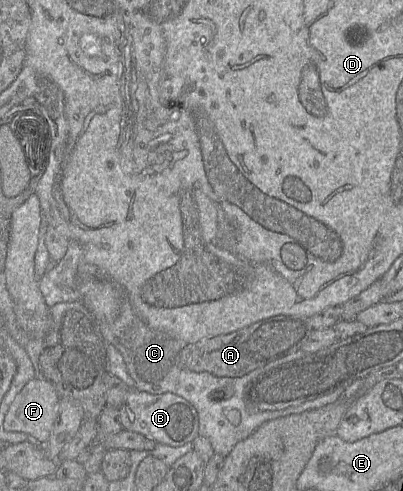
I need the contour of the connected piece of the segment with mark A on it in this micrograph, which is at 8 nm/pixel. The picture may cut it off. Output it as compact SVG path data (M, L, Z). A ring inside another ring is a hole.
M341 306L329 307L312 316L273 316L228 334L186 344L178 362L181 367L194 372L208 372L217 377L242 377L297 352L312 332L333 327L339 320Z

